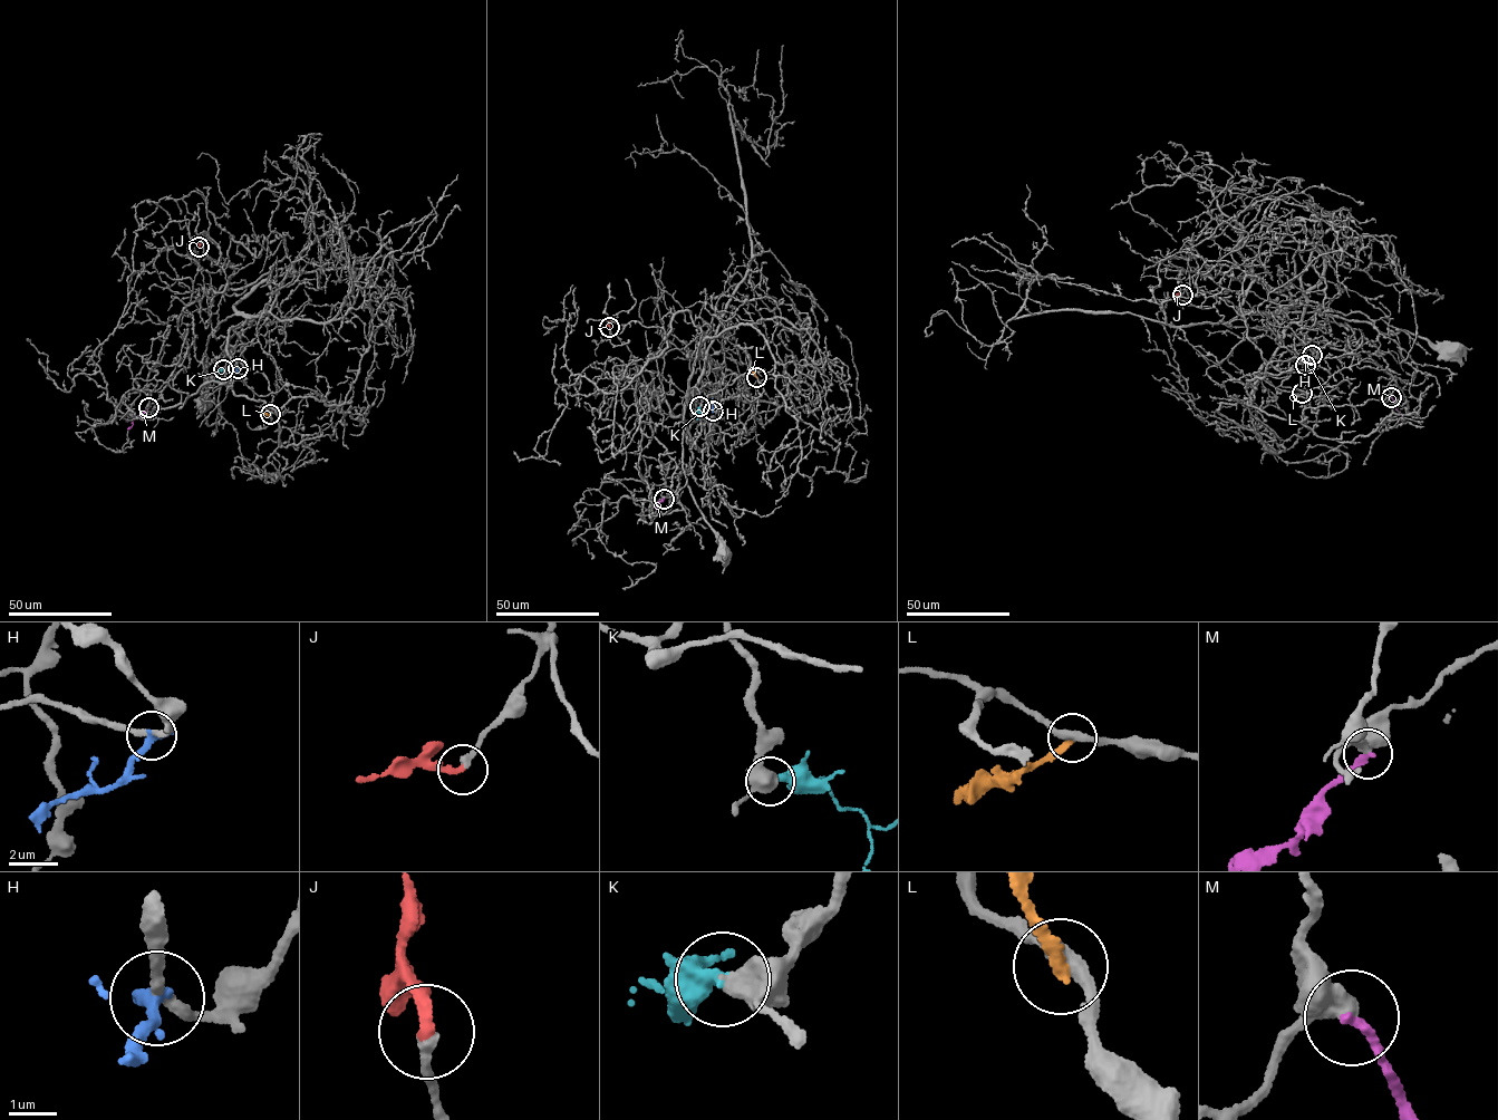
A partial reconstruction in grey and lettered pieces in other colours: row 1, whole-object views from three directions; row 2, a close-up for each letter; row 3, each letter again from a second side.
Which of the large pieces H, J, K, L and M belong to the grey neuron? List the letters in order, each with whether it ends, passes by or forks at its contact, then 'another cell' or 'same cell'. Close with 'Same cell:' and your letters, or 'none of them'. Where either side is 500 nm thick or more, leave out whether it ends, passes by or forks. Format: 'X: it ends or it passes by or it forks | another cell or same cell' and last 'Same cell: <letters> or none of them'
H: it ends | another cell
J: it ends | same cell
K: another cell
L: it ends | another cell
M: another cell
Same cell: J

